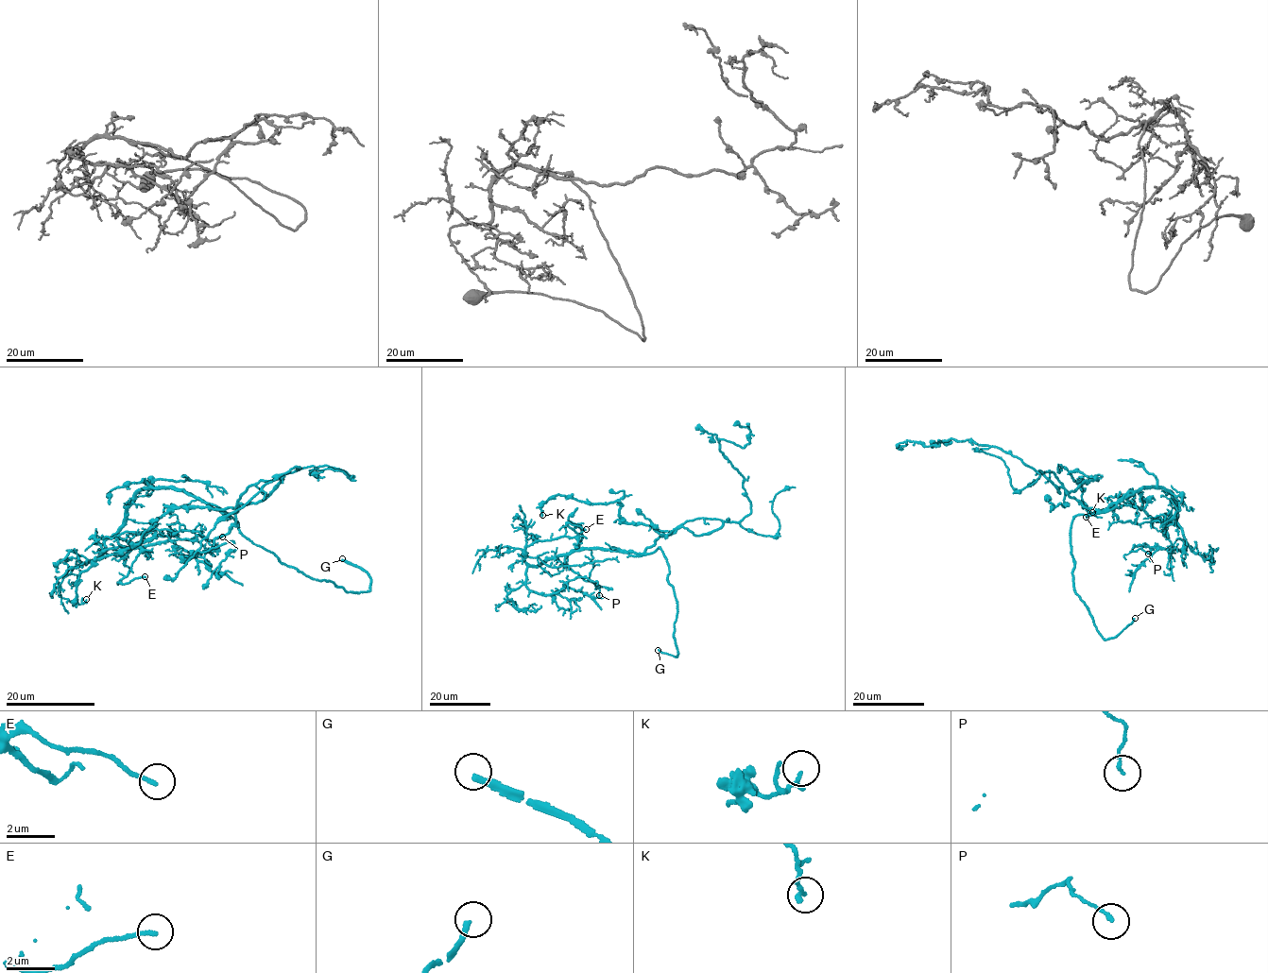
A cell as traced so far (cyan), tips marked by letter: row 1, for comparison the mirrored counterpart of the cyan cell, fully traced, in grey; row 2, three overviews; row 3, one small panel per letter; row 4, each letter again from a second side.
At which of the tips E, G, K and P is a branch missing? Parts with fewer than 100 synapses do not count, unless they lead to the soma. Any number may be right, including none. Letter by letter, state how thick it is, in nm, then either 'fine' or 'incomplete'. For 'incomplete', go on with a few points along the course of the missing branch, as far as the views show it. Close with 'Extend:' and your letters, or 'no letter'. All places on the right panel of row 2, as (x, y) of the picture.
E: 160 nm thick; fine
G: 240 nm thick; incomplete; missing branch runs (1135, 618), (1162, 587), (1167, 573), (1177, 559), (1181, 533), (1184, 529), (1194, 532)
K: 190 nm thick; fine
P: 120 nm thick; fine
Extend: G

